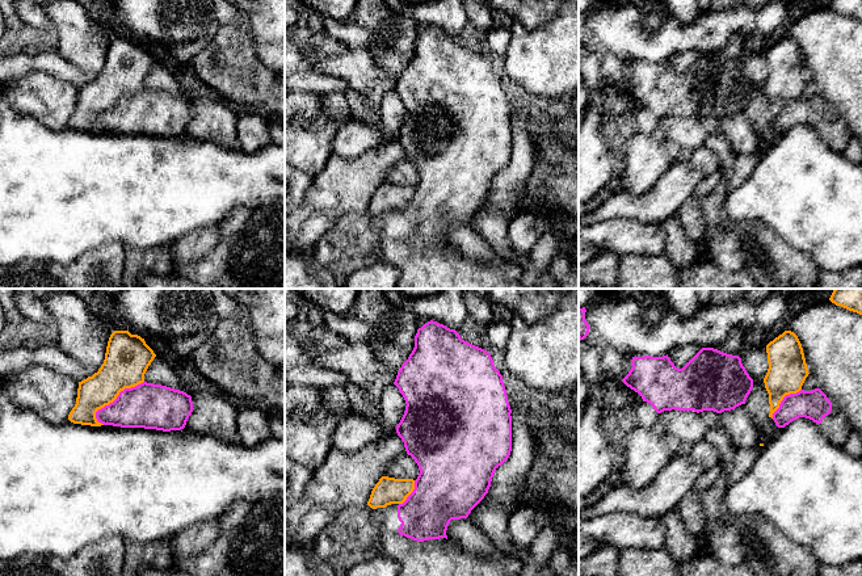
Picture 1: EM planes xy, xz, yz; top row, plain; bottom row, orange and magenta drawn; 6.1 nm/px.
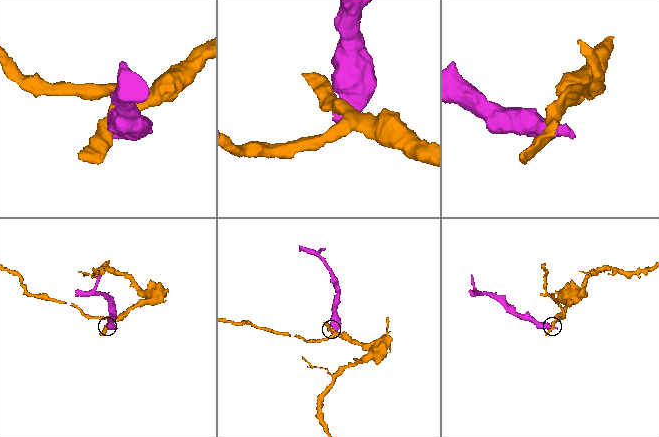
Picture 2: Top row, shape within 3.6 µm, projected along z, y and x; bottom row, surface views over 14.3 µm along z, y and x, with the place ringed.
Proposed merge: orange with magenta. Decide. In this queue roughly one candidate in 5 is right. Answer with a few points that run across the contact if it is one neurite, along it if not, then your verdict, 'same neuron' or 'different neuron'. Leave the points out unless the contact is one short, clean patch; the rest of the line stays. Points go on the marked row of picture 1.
line xy (143, 381), (125, 387), (112, 402), (96, 412), (96, 420); different neuron

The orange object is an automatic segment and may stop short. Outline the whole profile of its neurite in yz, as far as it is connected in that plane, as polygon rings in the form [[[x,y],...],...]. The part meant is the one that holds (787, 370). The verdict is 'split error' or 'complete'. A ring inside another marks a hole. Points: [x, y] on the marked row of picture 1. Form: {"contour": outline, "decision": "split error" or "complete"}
{"contour": [[[785,331],[766,345],[769,369],[764,378],[769,394],[770,413],[779,408],[786,395],[796,394],[808,377],[802,344],[791,331]]], "decision": "complete"}

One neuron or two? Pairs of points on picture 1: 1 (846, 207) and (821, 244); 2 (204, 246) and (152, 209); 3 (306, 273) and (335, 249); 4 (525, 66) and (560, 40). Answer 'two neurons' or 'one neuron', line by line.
1: one neuron
2: two neurons
3: two neurons
4: one neuron

